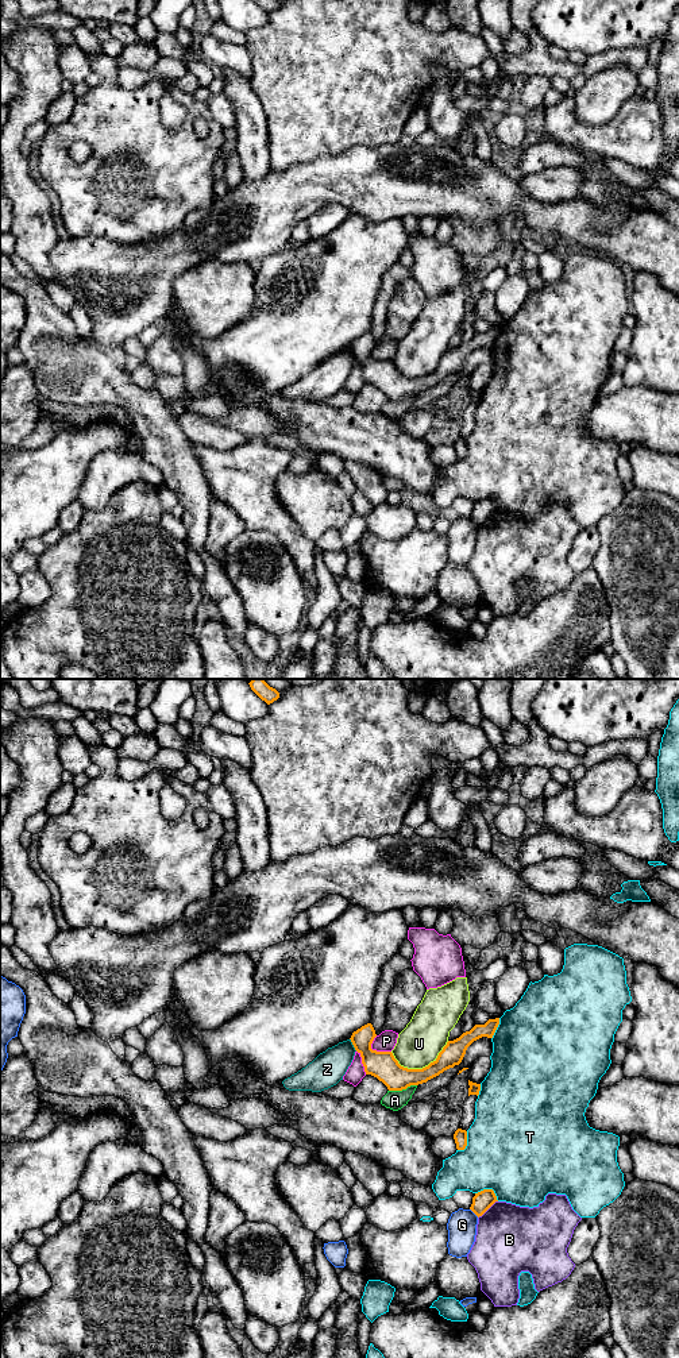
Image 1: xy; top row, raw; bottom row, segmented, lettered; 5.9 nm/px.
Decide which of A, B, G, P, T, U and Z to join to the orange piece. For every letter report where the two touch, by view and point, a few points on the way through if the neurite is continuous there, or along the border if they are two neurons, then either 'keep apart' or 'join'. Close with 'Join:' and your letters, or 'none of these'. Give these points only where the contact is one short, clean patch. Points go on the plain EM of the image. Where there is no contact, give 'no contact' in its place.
A: contact xy (402, 397); border xy (416, 393), (389, 400); keep apart
B: contact xy (487, 517); keep apart
G: contact xy (474, 521); keep apart
P: contact xy (375, 359); keep apart
T: contact xy (489, 498); keep apart
U: contact xy (420, 378); keep apart
Z: contact xy (352, 352); border xy (350, 347), (357, 359); keep apart
Join: none of these

